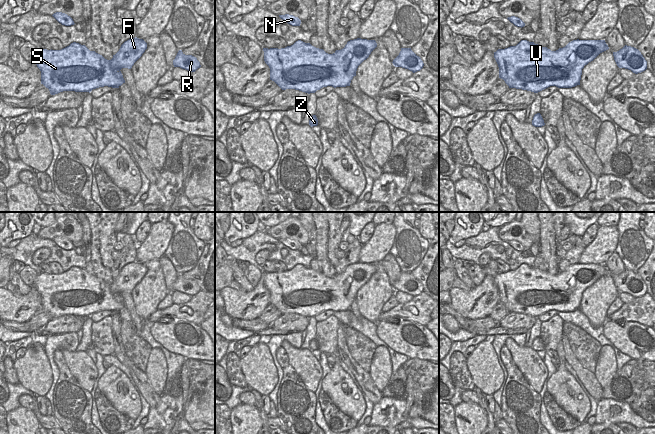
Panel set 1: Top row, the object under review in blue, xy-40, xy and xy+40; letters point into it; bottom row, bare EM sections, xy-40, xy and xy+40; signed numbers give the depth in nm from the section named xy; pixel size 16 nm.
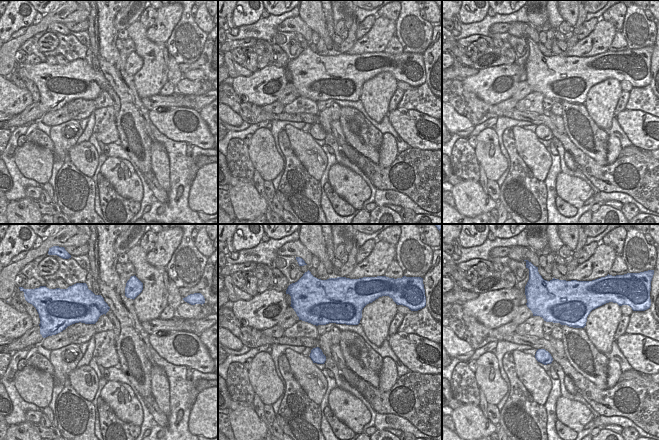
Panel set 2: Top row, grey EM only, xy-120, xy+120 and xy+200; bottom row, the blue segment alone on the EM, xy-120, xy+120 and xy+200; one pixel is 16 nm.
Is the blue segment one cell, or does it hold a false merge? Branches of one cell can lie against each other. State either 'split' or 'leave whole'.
leave whole

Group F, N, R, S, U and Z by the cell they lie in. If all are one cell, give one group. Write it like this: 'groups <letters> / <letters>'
groups F N R S U Z

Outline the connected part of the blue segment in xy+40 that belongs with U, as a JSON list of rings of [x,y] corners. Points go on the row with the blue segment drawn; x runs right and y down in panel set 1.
[[[577,39],[556,51],[534,42],[521,40],[516,46],[498,49],[494,52],[494,58],[499,67],[499,78],[503,79],[509,88],[538,93],[550,86],[572,88],[580,85],[584,66],[608,49],[605,40]]]

